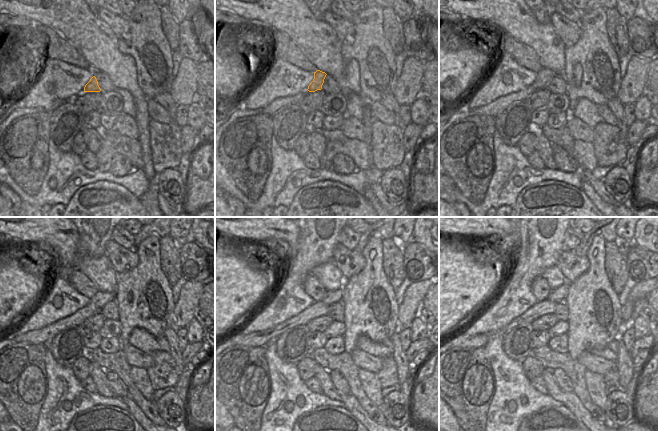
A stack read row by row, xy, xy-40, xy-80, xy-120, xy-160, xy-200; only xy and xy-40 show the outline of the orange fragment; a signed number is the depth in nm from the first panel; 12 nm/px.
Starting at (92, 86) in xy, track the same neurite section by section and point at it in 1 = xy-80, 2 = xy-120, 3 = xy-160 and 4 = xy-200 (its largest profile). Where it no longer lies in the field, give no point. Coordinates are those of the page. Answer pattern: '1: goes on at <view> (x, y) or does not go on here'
1: goes on at xy-80 (544, 76)
2: goes on at xy-120 (108, 297)
3: goes on at xy-160 (334, 296)
4: goes on at xy-200 (559, 294)

